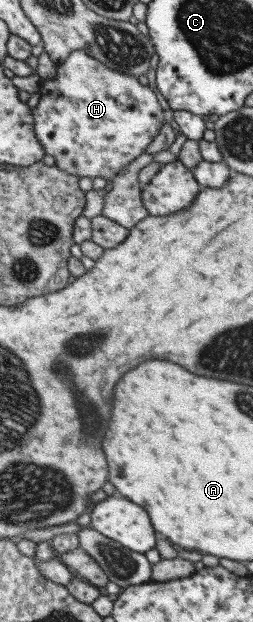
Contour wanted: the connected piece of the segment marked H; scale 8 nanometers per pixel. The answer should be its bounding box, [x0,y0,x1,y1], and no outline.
[31,50,164,183]

